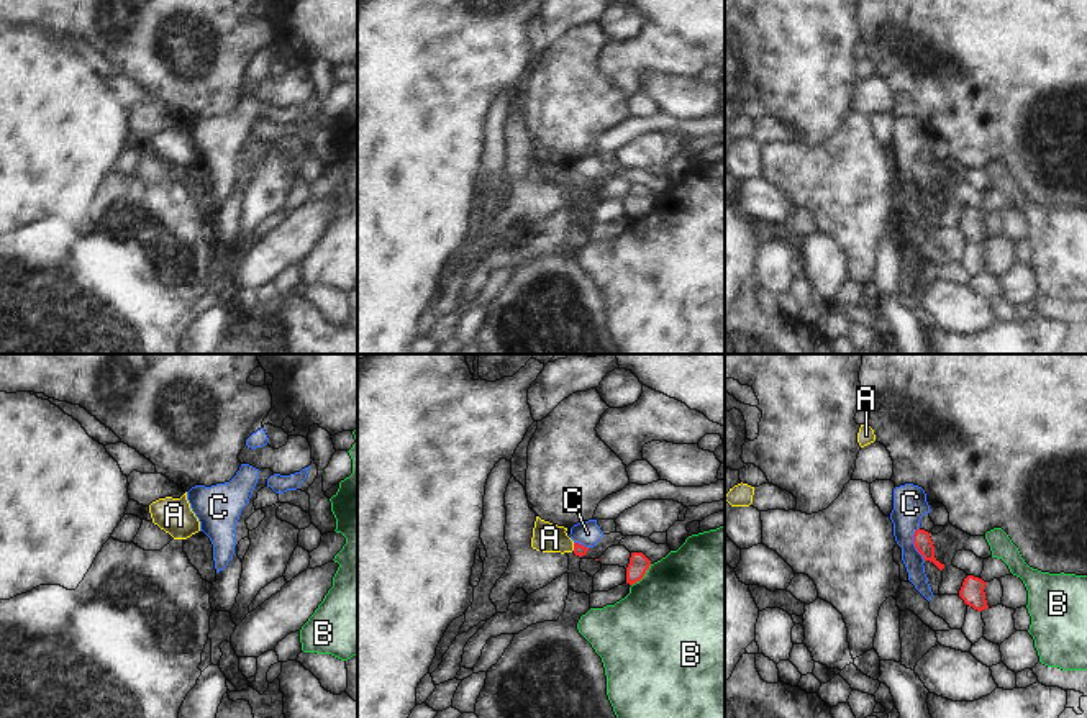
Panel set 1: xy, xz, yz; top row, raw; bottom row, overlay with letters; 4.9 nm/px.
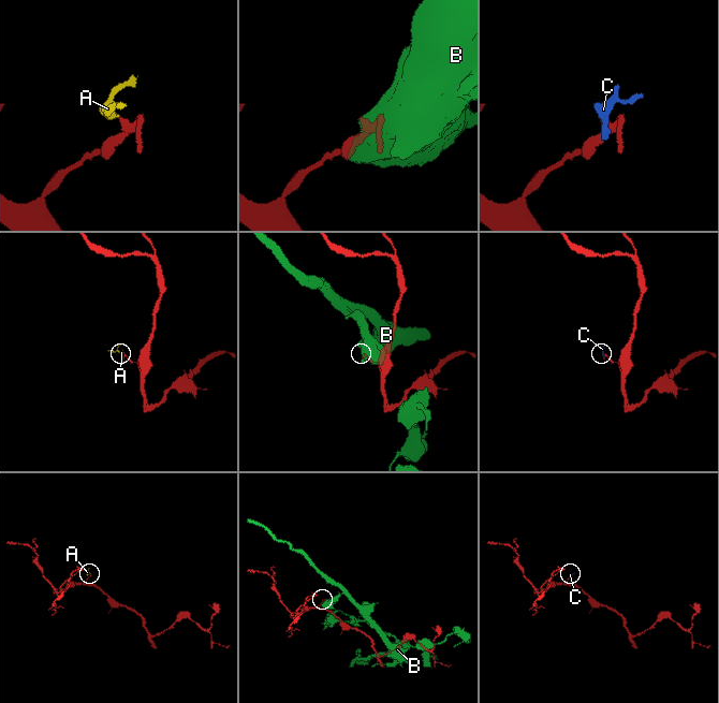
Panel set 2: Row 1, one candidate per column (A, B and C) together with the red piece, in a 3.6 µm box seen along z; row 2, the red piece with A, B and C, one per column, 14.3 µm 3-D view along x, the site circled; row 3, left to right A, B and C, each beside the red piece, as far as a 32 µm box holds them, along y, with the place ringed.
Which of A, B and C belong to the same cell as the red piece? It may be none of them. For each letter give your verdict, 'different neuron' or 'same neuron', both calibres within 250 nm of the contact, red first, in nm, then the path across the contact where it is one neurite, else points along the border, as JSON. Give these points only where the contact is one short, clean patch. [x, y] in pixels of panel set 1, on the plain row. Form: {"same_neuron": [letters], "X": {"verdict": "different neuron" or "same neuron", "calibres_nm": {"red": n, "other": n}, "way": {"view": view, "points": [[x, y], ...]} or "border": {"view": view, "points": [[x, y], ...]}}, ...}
{"same_neuron": ["A"], "A": {"verdict": "same neuron", "calibres_nm": {"red": 60, "other": 140}, "way": {"view": "xz", "points": [[579, 182], [574, 179], [550, 171]]}}, "B": {"verdict": "different neuron", "calibres_nm": {"red": 100, "other": 500}, "border": {"view": "xz", "points": [[651, 197], [632, 218]]}}, "C": {"verdict": "different neuron", "calibres_nm": {"red": 90, "other": 160}, "border": {"view": "yz", "points": [[918, 159], [914, 168], [914, 179], [925, 192]]}}}

